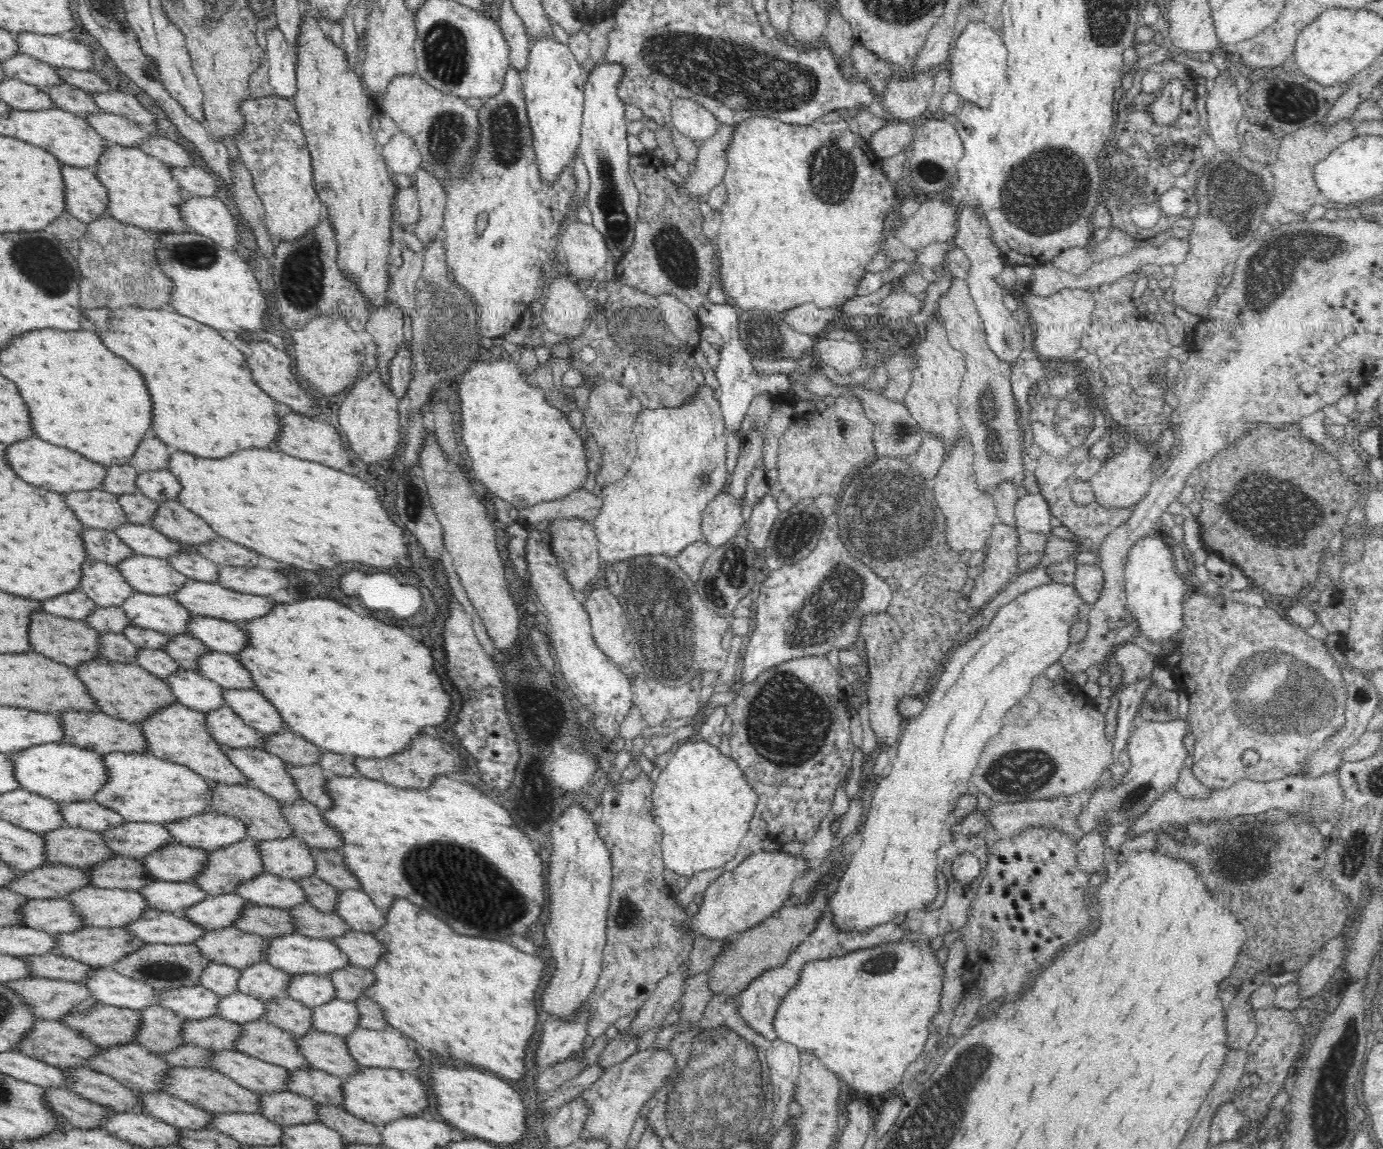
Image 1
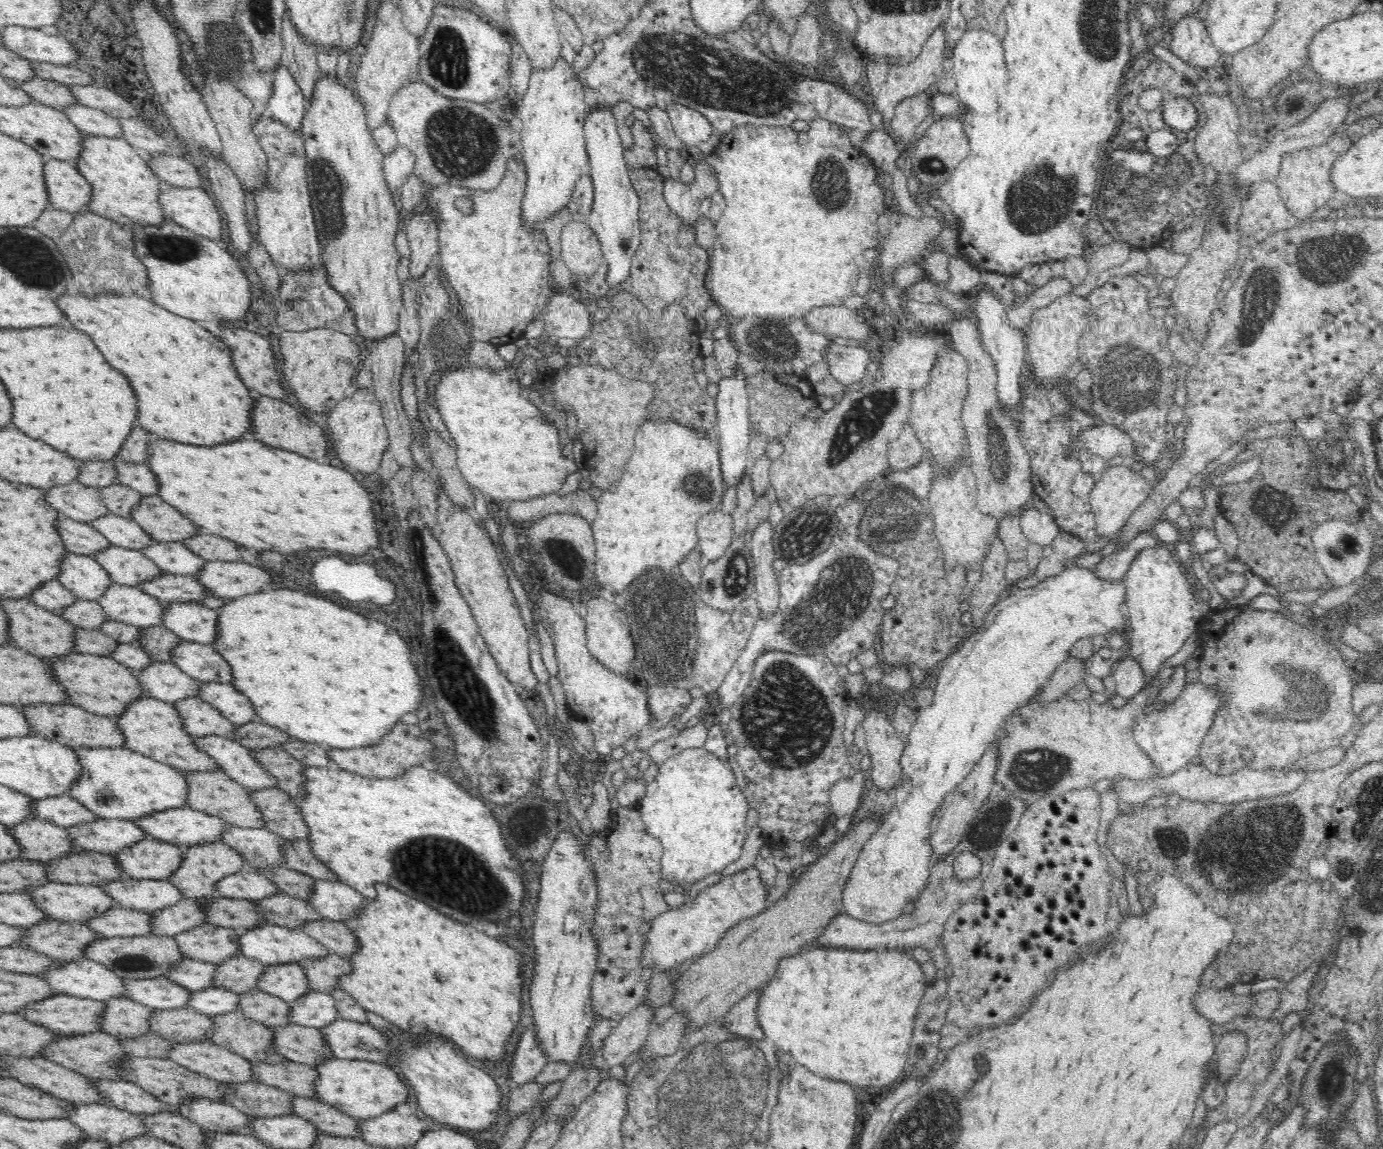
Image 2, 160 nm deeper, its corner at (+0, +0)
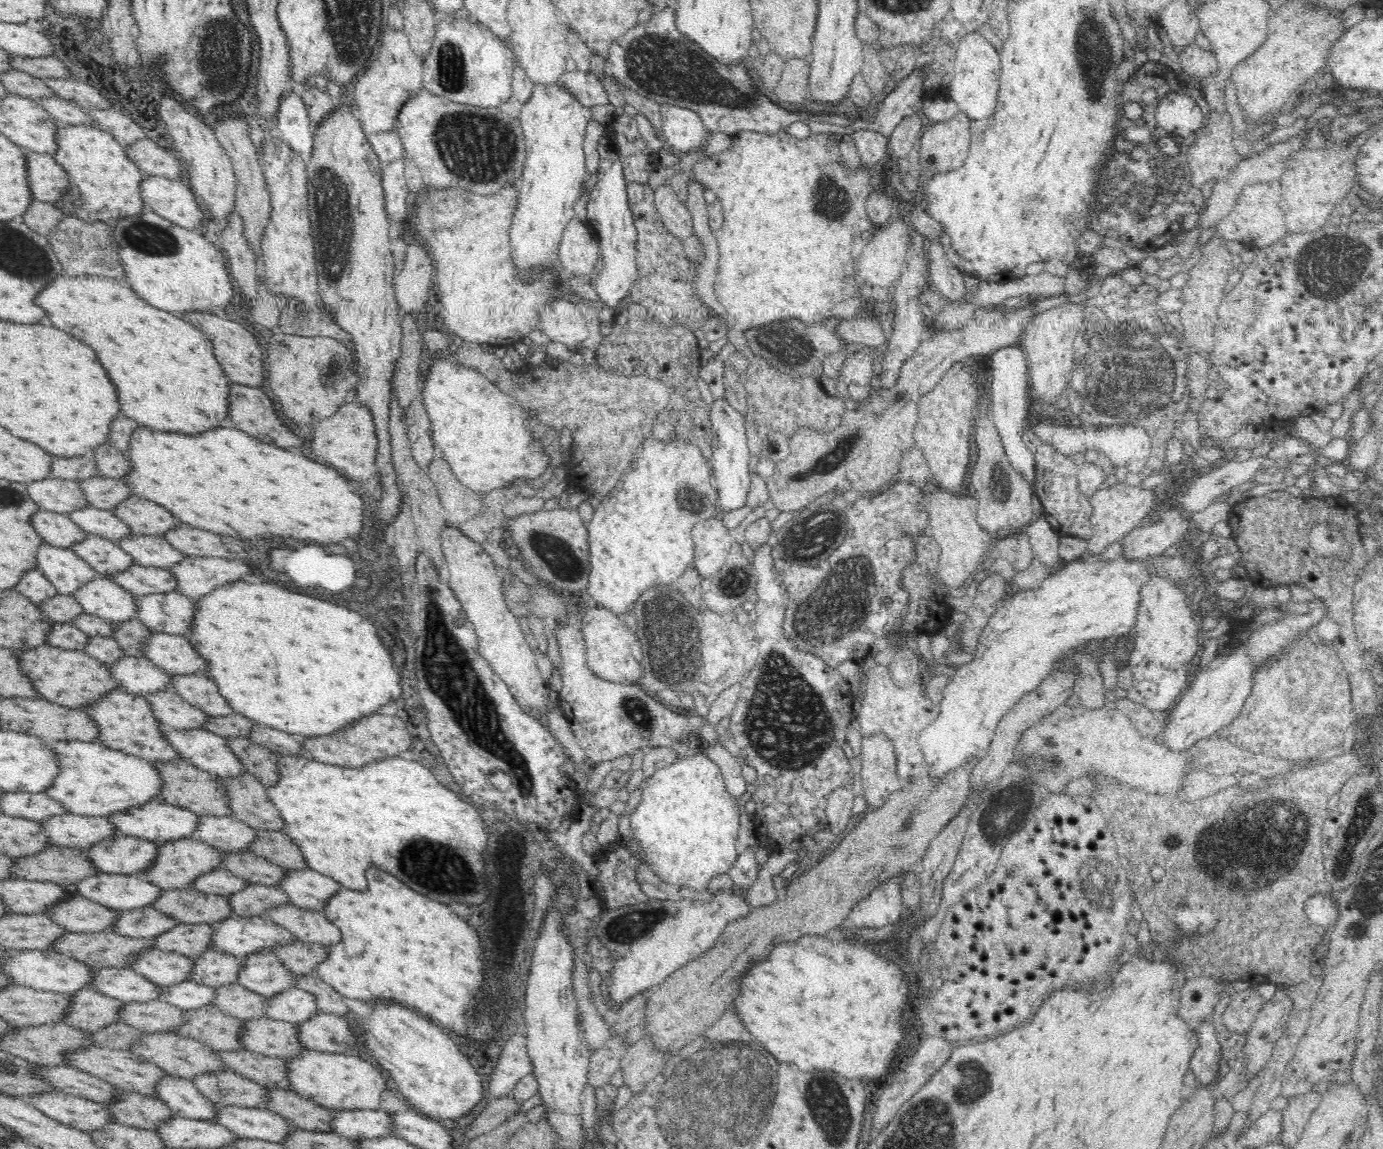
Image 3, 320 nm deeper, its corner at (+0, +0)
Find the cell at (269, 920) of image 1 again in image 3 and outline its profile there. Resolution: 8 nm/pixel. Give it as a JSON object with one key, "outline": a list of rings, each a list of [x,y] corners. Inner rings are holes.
{"outline":[[[194,888],[166,890],[149,907],[181,924],[204,922],[212,926],[234,915],[226,897],[201,893]]]}

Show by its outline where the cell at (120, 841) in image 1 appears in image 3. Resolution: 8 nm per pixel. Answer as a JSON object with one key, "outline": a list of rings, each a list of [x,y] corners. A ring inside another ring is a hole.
{"outline":[[[65,811],[39,822],[48,842],[63,847],[86,848],[104,838],[120,835],[106,817],[77,815]]]}

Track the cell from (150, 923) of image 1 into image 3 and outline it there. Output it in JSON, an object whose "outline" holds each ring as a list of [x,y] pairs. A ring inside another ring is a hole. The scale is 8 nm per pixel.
{"outline":[[[80,895],[53,905],[45,911],[55,924],[74,933],[100,933],[110,930],[118,912],[91,902]]]}

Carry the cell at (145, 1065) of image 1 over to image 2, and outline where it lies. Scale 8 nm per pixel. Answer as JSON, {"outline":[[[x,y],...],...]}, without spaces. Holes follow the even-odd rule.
{"outline":[[[104,1031],[86,1032],[86,1034],[57,1034],[42,1048],[42,1057],[66,1067],[74,1072],[83,1074],[85,1077],[93,1077],[108,1080],[120,1080],[116,1062],[127,1056],[124,1049],[120,1047],[119,1039]]]}

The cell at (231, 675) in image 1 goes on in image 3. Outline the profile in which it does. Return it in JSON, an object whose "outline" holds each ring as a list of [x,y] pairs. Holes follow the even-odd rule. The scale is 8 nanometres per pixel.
{"outline":[[[152,631],[142,642],[142,656],[153,662],[169,677],[203,673],[207,668],[206,660],[182,635],[166,634]]]}

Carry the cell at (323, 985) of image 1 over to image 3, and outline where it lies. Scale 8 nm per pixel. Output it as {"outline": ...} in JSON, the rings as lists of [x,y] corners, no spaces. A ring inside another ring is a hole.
{"outline":[[[258,951],[242,957],[242,966],[238,970],[236,982],[263,997],[270,997],[294,987],[292,978],[292,972],[278,960],[274,953]]]}

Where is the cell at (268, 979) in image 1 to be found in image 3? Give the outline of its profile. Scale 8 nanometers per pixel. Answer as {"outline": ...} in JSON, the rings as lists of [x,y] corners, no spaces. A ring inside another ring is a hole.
{"outline":[[[215,949],[202,952],[196,958],[190,958],[192,968],[188,972],[188,980],[211,987],[236,983],[238,970],[242,966],[242,958],[222,953]]]}

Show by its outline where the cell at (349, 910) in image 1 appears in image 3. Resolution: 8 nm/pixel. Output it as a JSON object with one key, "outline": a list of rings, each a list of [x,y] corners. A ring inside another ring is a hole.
{"outline":[[[308,868],[285,870],[278,888],[296,907],[322,911],[331,895],[338,893],[343,887],[324,874]]]}

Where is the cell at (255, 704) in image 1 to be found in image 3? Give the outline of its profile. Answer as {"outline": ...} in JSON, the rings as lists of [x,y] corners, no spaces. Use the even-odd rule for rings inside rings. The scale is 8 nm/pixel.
{"outline":[[[205,674],[173,675],[168,679],[167,690],[174,691],[202,712],[211,716],[226,716],[233,712],[228,701],[218,692],[216,683]]]}

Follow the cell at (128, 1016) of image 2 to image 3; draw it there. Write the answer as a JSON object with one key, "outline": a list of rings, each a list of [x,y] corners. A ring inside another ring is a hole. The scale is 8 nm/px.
{"outline":[[[90,987],[74,990],[68,997],[71,1006],[64,1020],[68,1026],[94,1031],[106,1024],[119,1022],[123,1003],[116,998],[109,998]]]}

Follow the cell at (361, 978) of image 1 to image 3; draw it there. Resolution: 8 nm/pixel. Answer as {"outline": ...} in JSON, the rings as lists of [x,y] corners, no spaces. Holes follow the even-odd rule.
{"outline":[[[300,941],[277,945],[270,948],[278,960],[292,973],[304,973],[313,971],[322,960],[326,960],[326,947],[317,943]]]}

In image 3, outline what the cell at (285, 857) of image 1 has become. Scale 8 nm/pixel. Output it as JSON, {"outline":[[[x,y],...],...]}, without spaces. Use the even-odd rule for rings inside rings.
{"outline":[[[197,815],[198,824],[193,836],[217,847],[221,852],[247,852],[254,840],[254,829],[232,816]]]}

